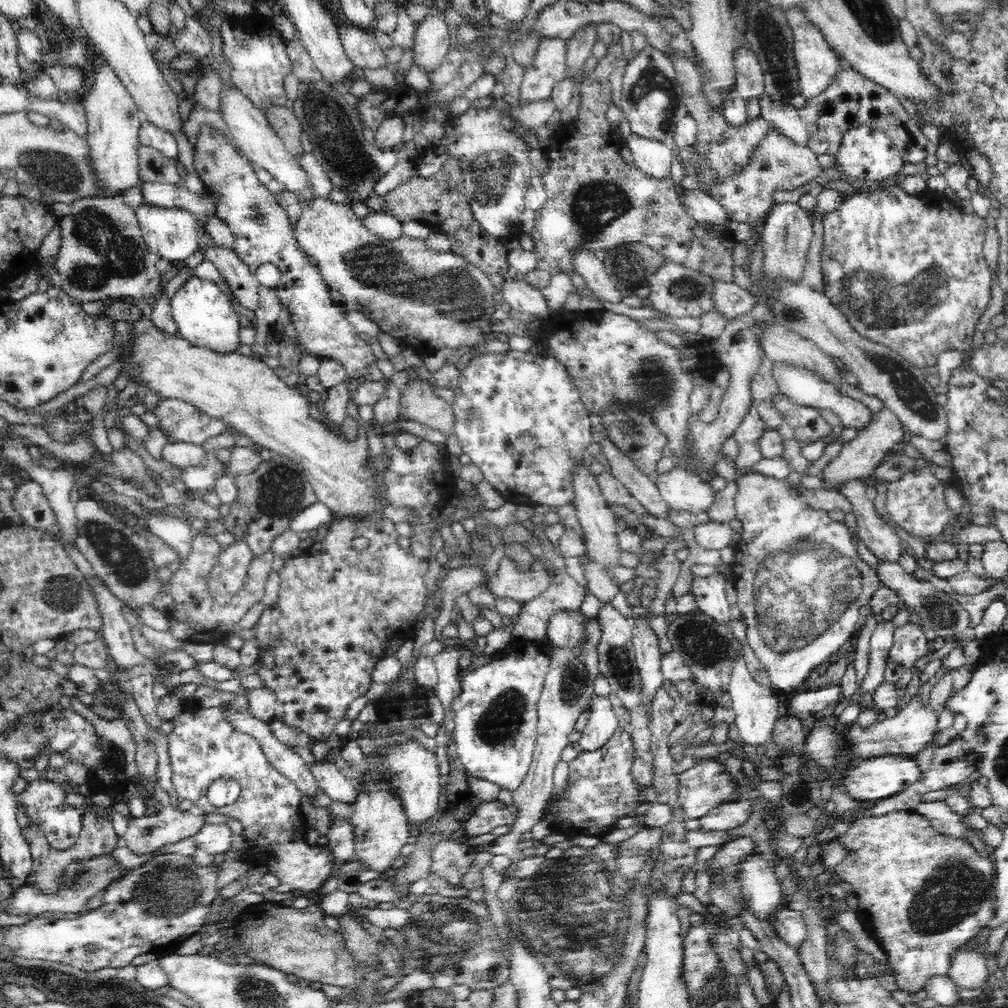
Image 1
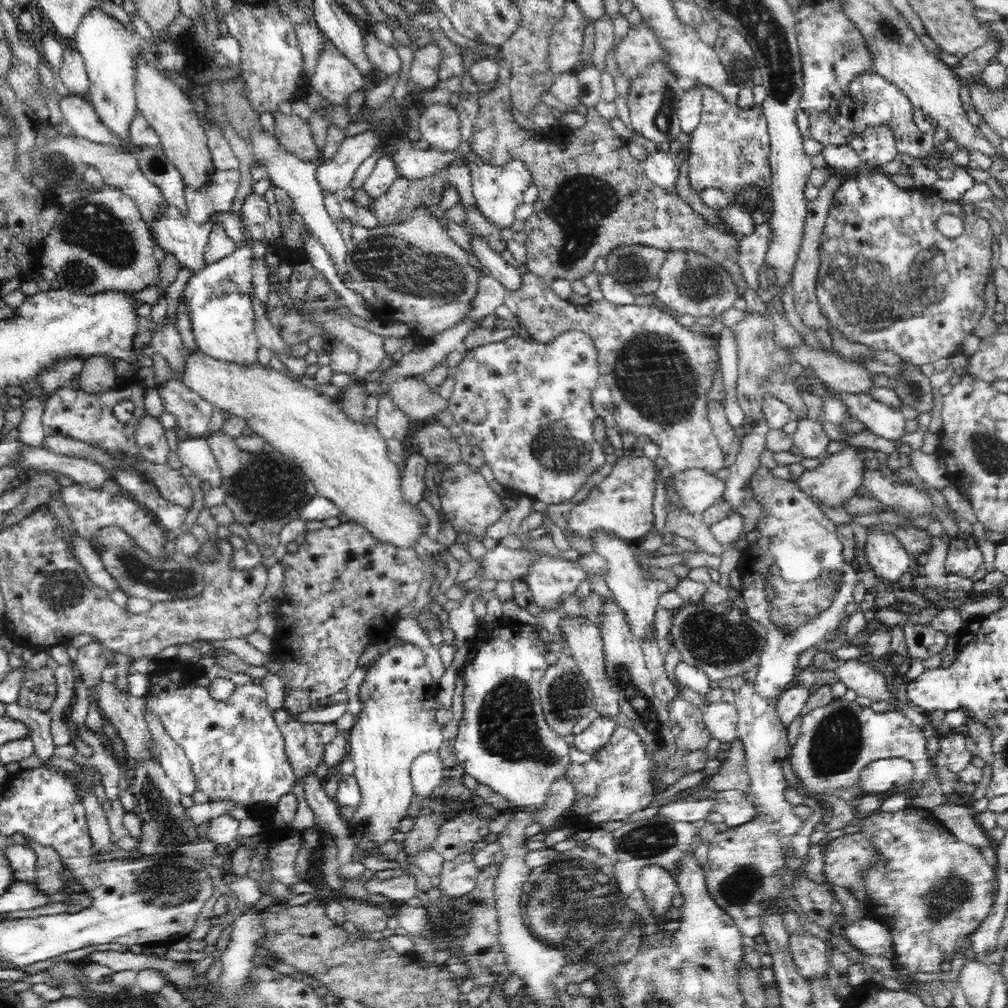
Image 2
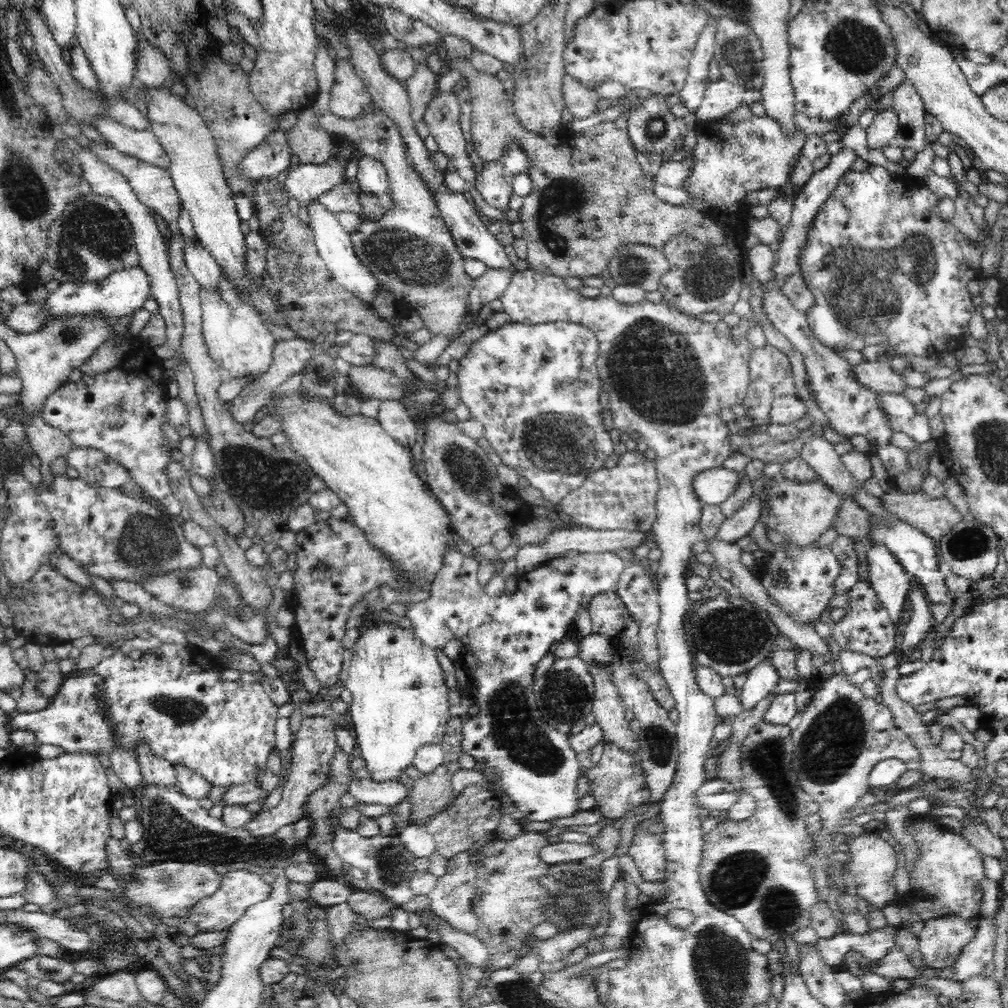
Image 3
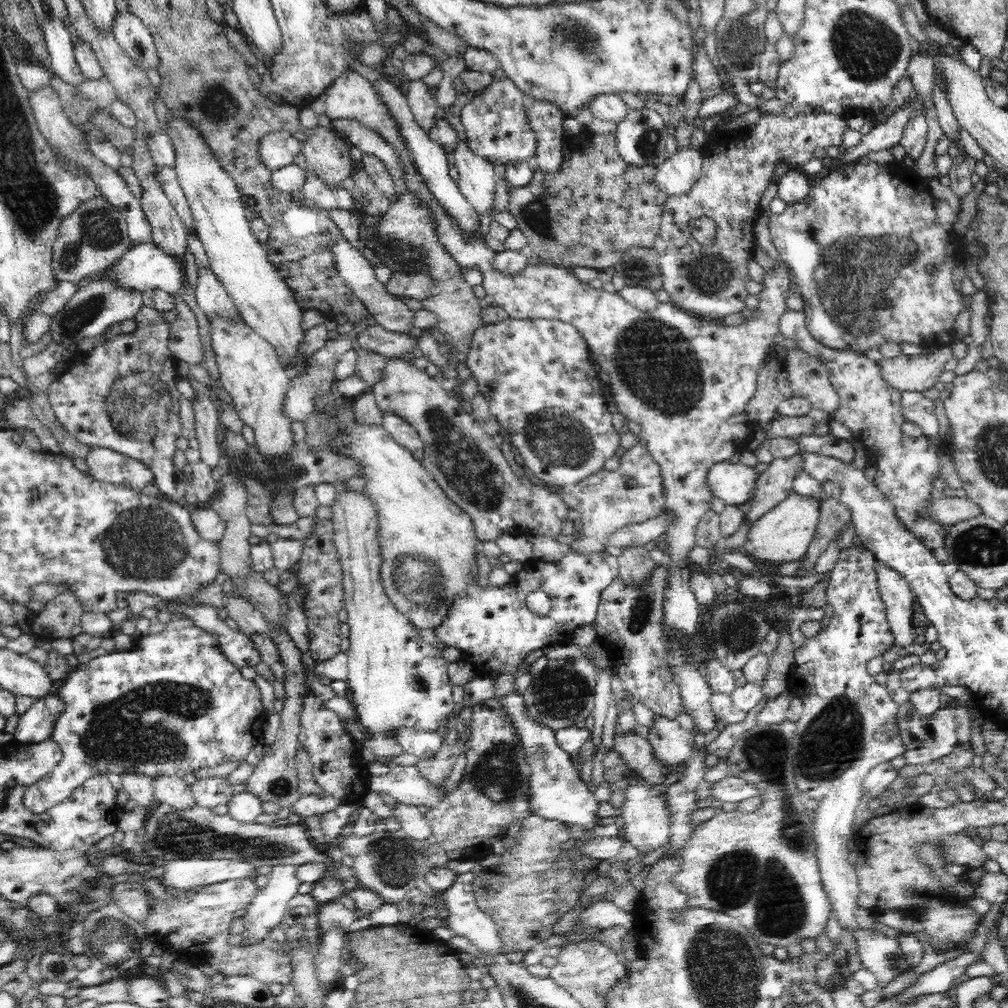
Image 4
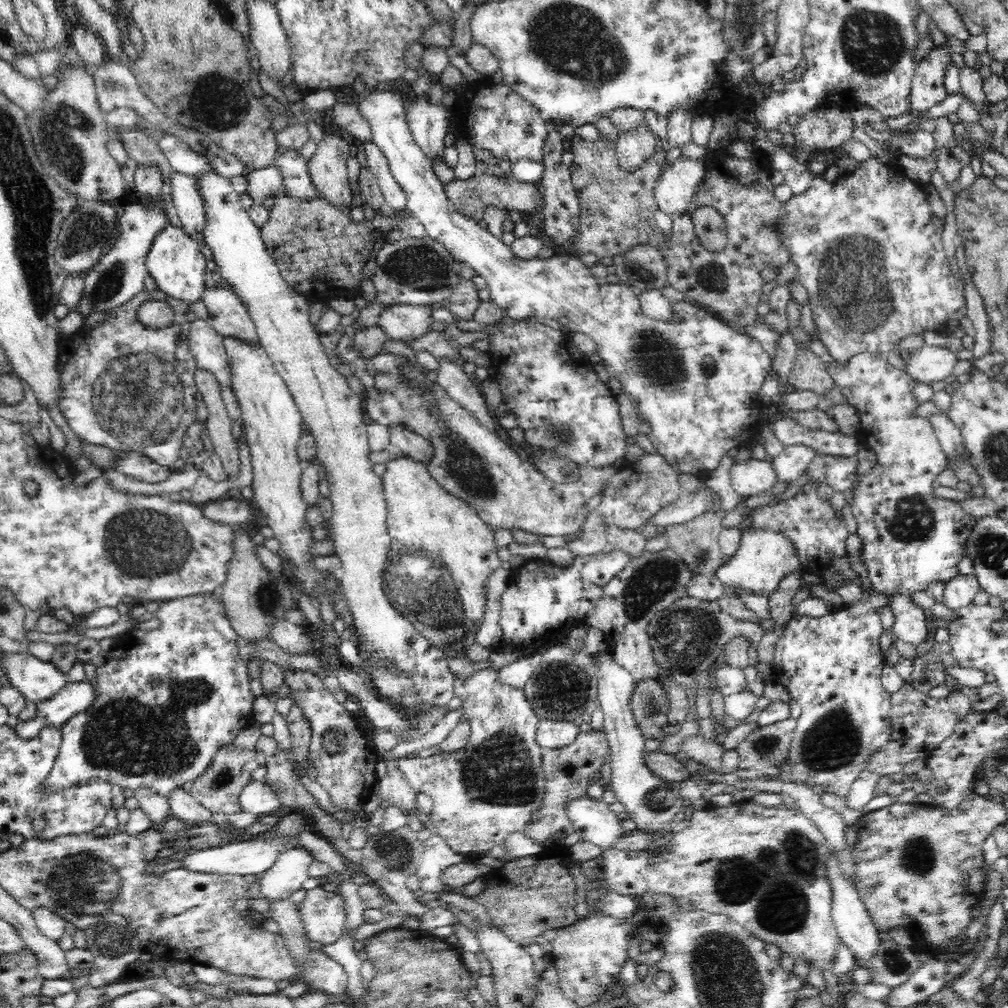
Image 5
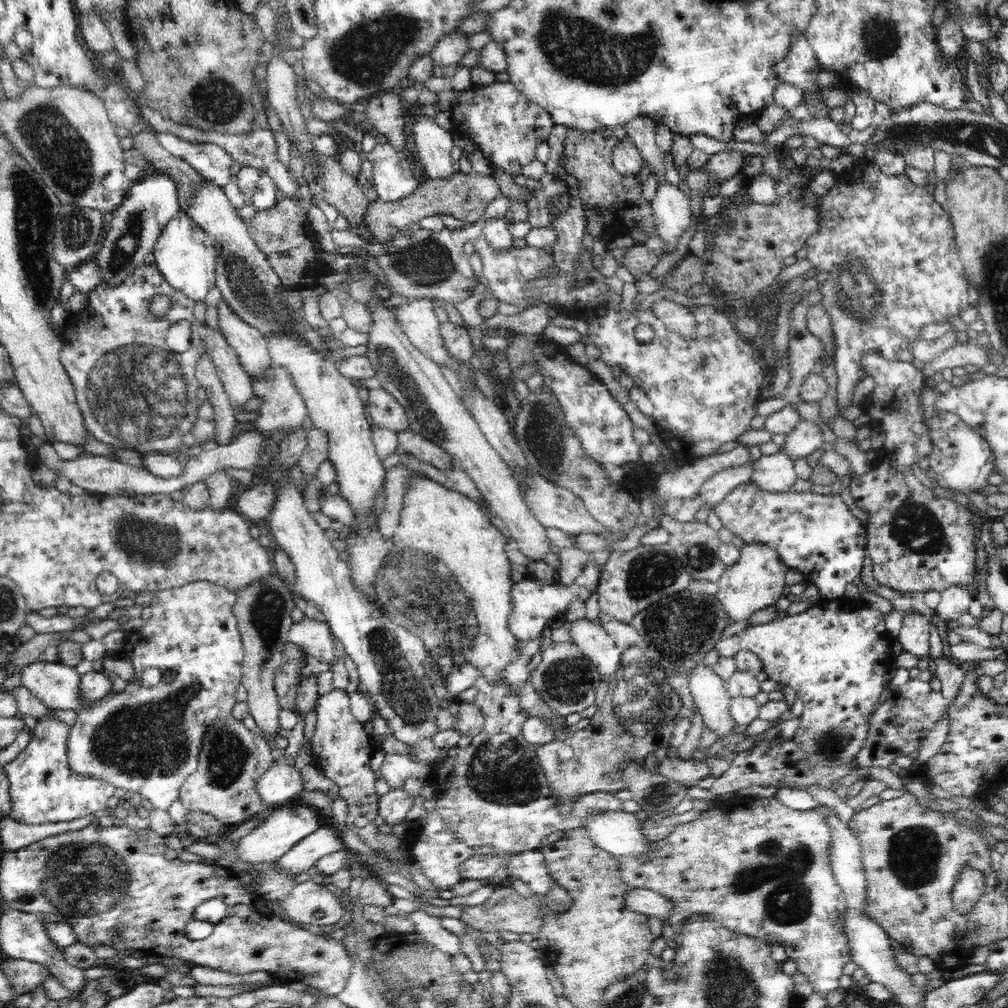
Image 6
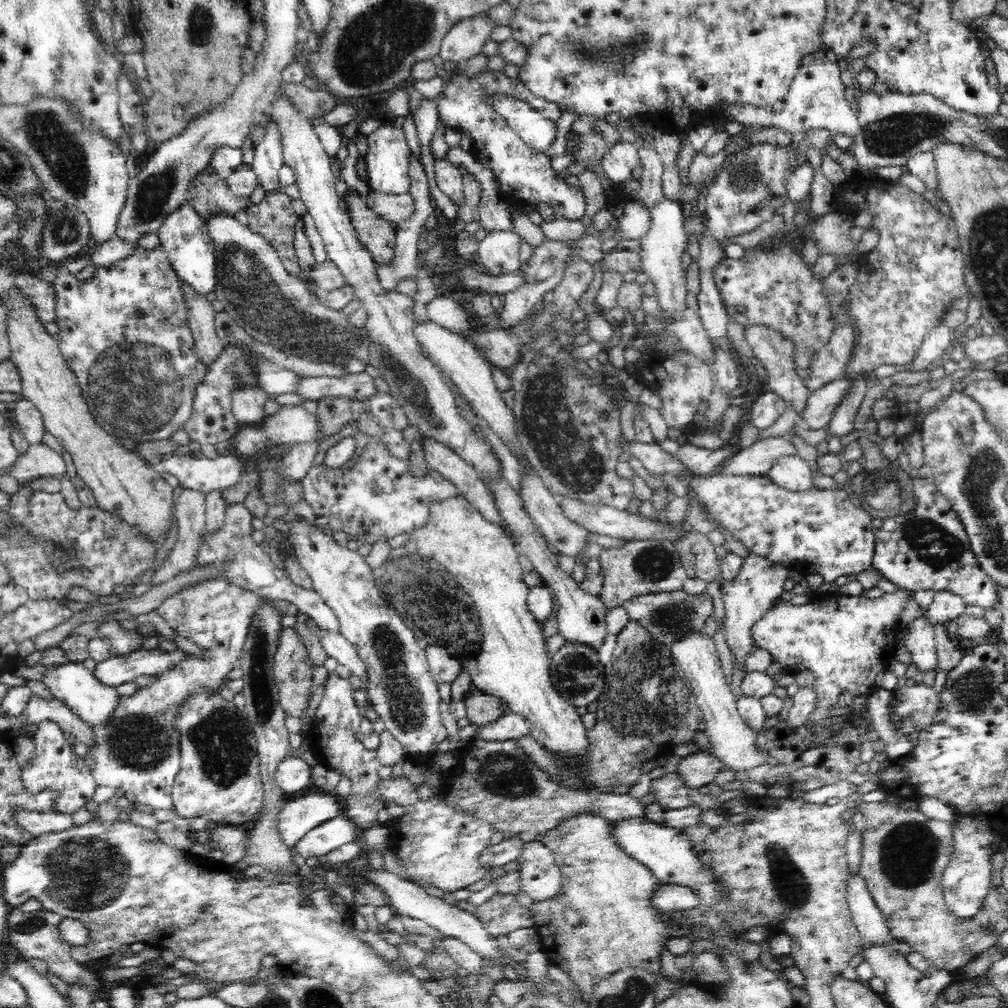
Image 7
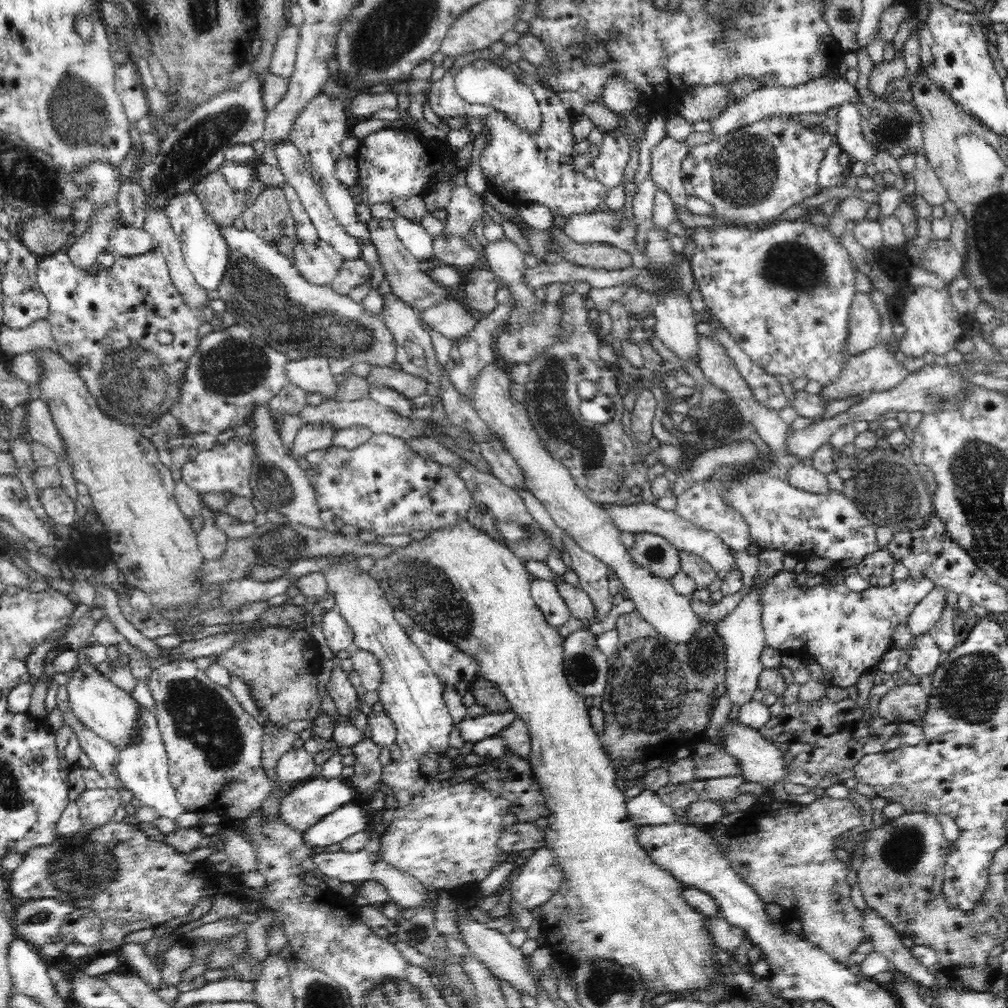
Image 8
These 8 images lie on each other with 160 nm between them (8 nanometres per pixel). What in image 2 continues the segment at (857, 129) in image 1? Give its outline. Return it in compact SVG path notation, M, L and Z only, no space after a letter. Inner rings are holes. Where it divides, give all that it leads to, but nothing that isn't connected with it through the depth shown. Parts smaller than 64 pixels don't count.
M886 125L866 127L848 146L860 156L860 162L873 166L884 166L899 157L893 130Z

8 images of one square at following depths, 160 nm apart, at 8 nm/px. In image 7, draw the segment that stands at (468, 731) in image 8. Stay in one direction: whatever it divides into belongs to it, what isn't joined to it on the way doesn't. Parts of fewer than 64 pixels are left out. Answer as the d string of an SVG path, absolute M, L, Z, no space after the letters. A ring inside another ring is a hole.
M508 711L497 721L473 727L476 729L475 737L482 740L517 740L530 734L526 719L513 711Z

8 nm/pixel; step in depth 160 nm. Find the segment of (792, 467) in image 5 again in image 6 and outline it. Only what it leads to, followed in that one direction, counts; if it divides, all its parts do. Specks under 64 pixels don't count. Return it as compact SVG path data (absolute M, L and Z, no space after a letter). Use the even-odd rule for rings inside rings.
M800 419L792 432L787 434L785 444L781 447L781 450L794 461L799 458L806 458L820 447L827 447L820 426L810 422L810 420Z

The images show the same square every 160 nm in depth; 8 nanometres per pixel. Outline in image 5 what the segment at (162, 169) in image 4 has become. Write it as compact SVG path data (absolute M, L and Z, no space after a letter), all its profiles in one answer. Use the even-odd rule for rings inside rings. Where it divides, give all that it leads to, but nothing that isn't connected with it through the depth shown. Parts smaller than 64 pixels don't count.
M174 172L170 176L171 198L188 235L200 238L204 228L204 202L196 190L196 177Z

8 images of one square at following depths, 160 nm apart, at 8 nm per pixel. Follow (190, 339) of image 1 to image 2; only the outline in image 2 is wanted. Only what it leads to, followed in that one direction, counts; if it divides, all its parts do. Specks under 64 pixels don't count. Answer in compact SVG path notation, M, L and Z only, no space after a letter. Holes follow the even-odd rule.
M244 244L228 256L207 264L200 272L194 273L183 290L193 339L199 350L214 360L240 365L254 365L259 362L258 350L261 345L254 326L256 313L250 295L254 290L252 262L254 253Z

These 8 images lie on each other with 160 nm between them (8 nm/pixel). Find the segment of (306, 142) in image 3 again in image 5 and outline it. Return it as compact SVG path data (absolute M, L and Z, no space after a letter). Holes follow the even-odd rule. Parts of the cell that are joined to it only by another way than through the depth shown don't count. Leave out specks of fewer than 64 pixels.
M324 136L324 140L307 161L307 167L320 199L339 207L352 208L357 199L352 193L346 170L346 160L349 157L350 142L338 136Z

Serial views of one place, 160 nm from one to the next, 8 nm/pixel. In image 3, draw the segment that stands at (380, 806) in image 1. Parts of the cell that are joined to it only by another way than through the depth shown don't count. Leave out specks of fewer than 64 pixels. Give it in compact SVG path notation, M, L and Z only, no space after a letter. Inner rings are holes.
M366 618L364 624L358 627L361 635L352 648L350 670L345 681L346 687L352 695L350 707L350 720L352 728L358 738L360 756L366 760L368 770L372 772L372 782L382 780L398 780L400 770L408 768L413 762L416 751L424 745L441 744L446 725L450 720L450 702L448 701L448 688L444 680L444 668L438 661L436 649L426 646L413 632L404 630L392 622L373 624Z

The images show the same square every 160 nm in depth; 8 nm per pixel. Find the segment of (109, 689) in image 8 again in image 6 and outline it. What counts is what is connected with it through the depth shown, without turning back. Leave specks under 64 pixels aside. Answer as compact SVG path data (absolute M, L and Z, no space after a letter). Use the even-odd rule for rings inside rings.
M38 660L22 669L21 684L47 707L58 710L73 710L78 713L86 707L84 699L80 697L80 691L78 691L80 690L80 676L81 674L76 671L75 667L60 662L52 663Z

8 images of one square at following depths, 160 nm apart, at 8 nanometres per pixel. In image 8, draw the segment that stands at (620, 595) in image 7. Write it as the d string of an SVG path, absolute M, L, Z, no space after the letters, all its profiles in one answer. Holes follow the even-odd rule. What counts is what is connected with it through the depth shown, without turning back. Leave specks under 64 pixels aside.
M639 532L635 543L628 550L634 563L652 571L662 579L670 580L681 571L679 550L660 535L650 532Z

